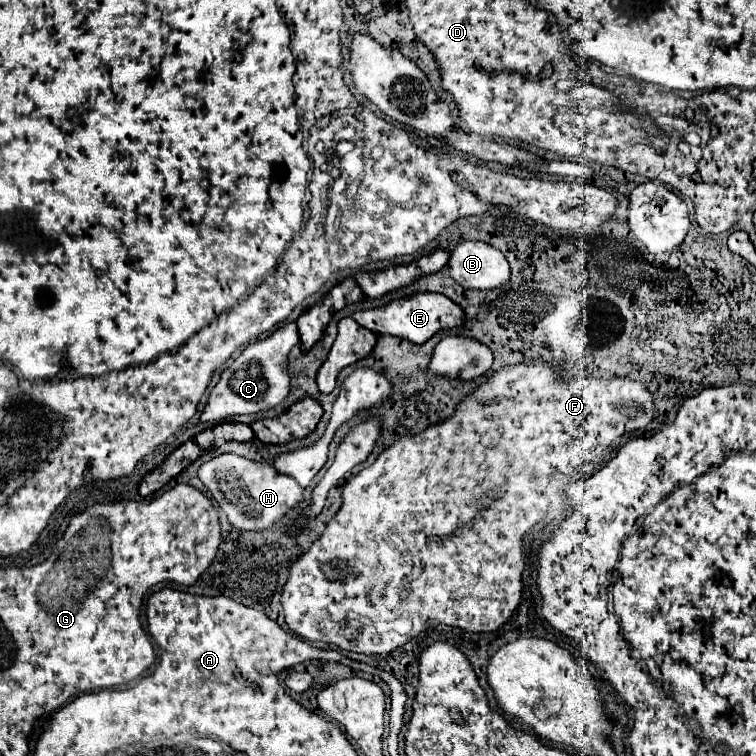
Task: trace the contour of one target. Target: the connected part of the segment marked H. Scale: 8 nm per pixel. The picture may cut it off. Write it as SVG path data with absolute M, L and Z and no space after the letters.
M220 454L204 462L198 470L198 478L212 494L212 500L222 508L228 524L240 532L258 532L272 528L290 508L302 502L302 488L284 474L278 474L274 466L252 462L236 454Z

